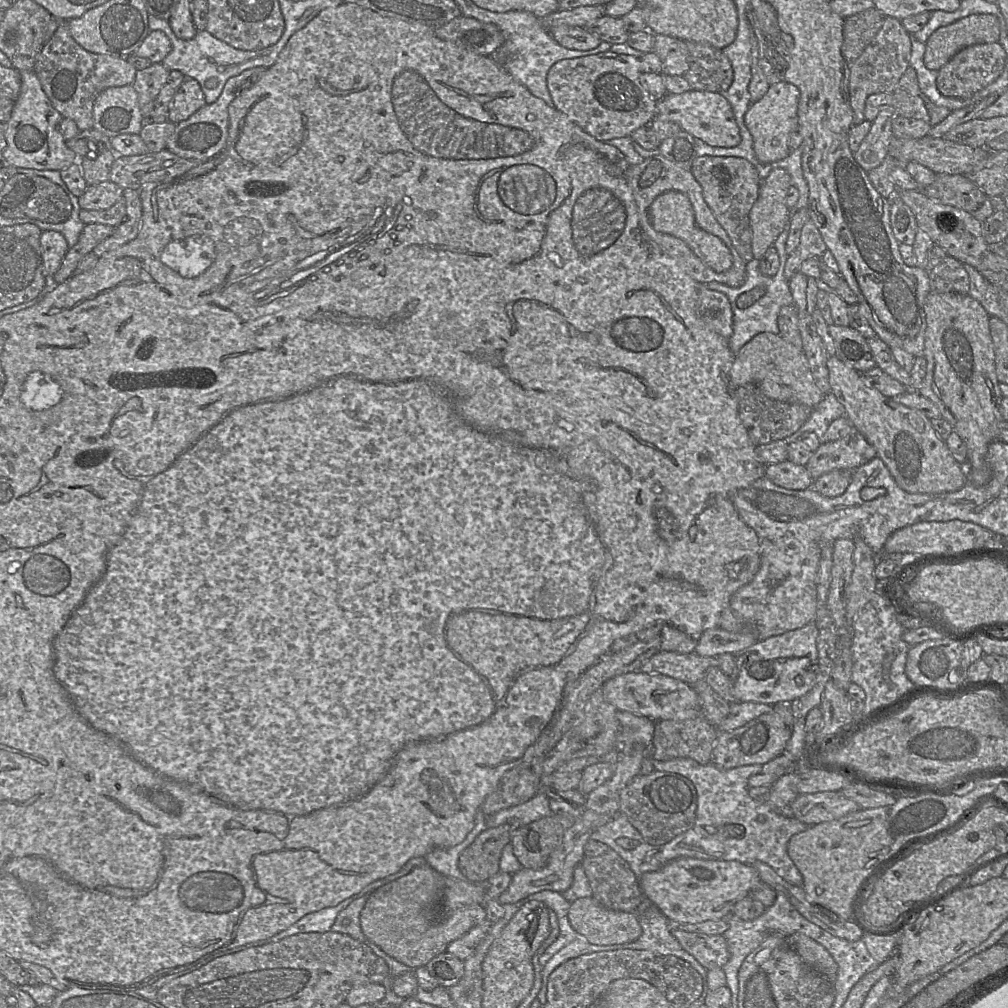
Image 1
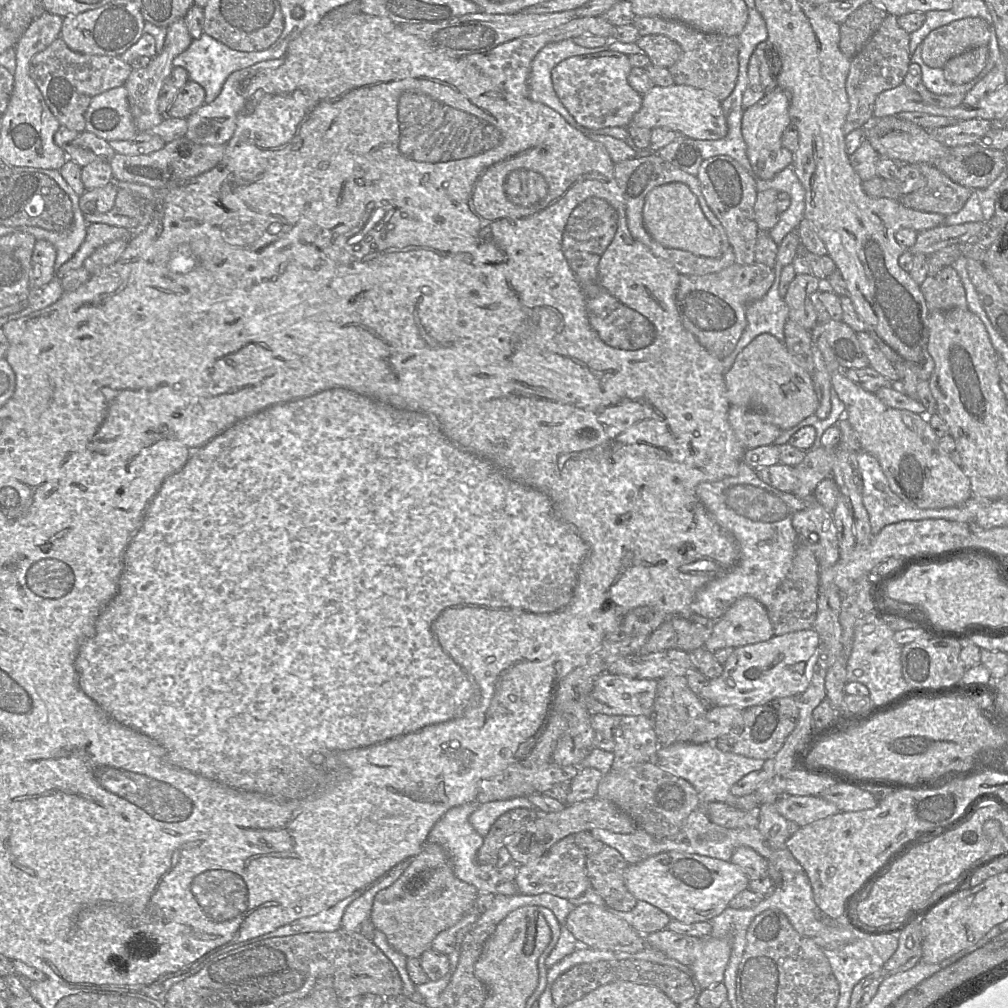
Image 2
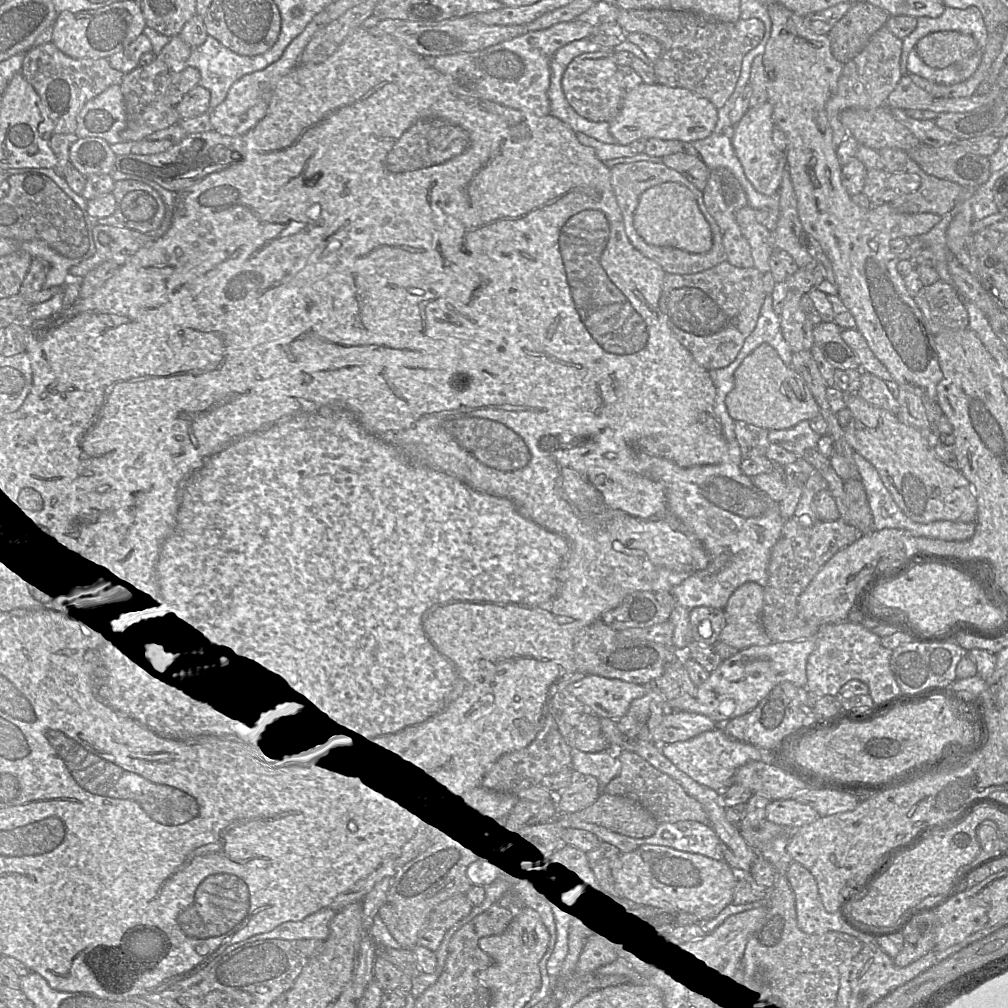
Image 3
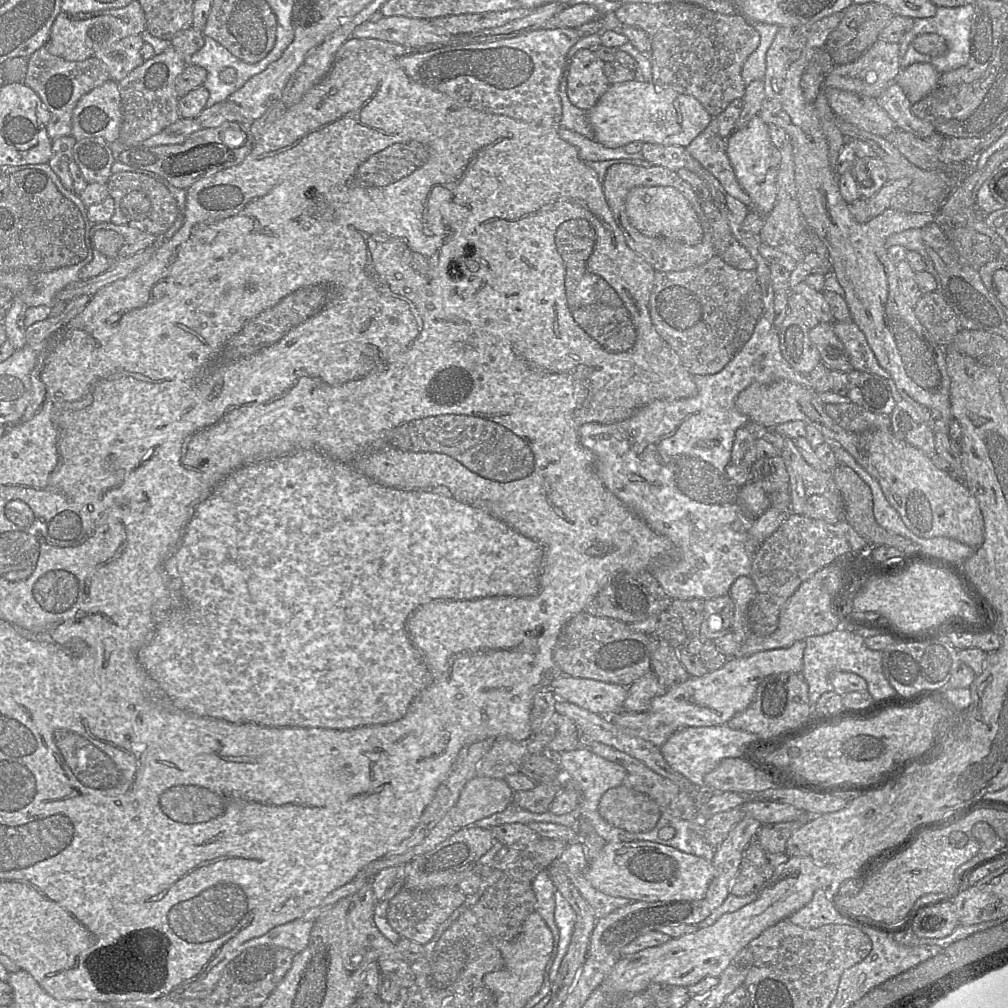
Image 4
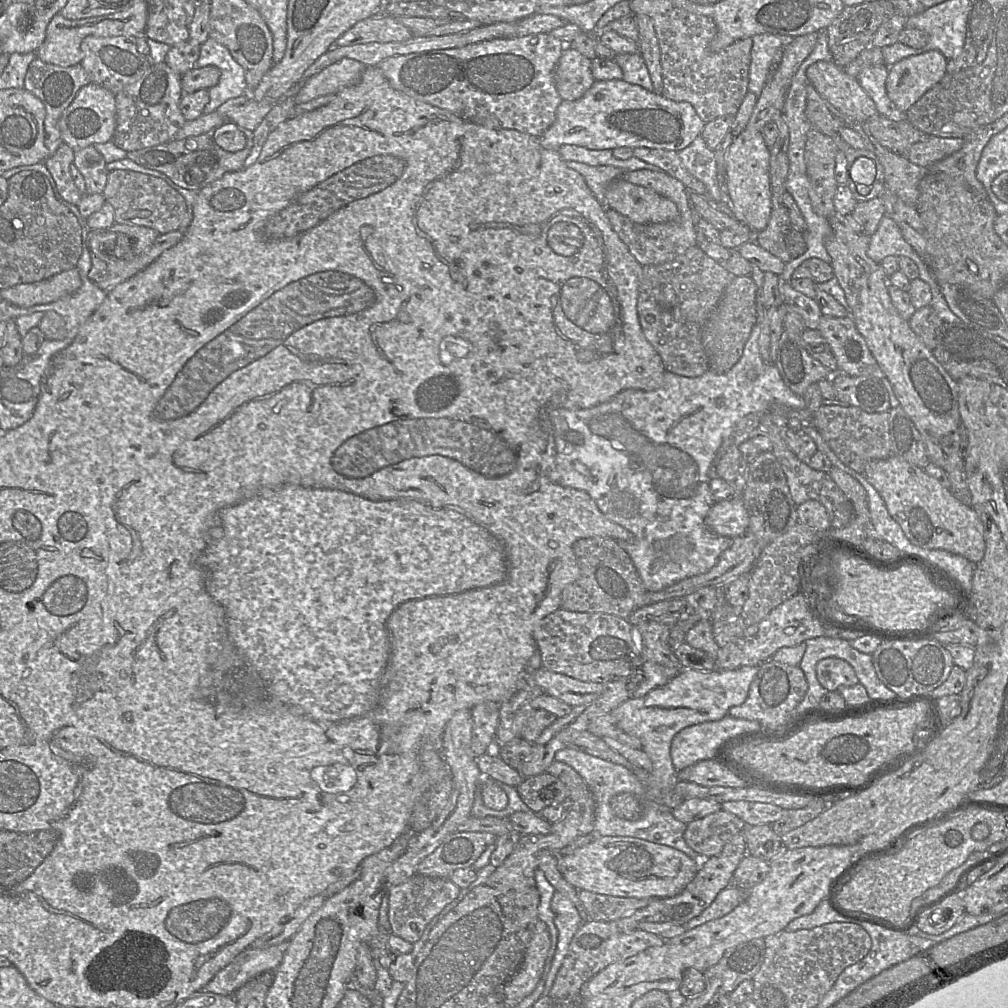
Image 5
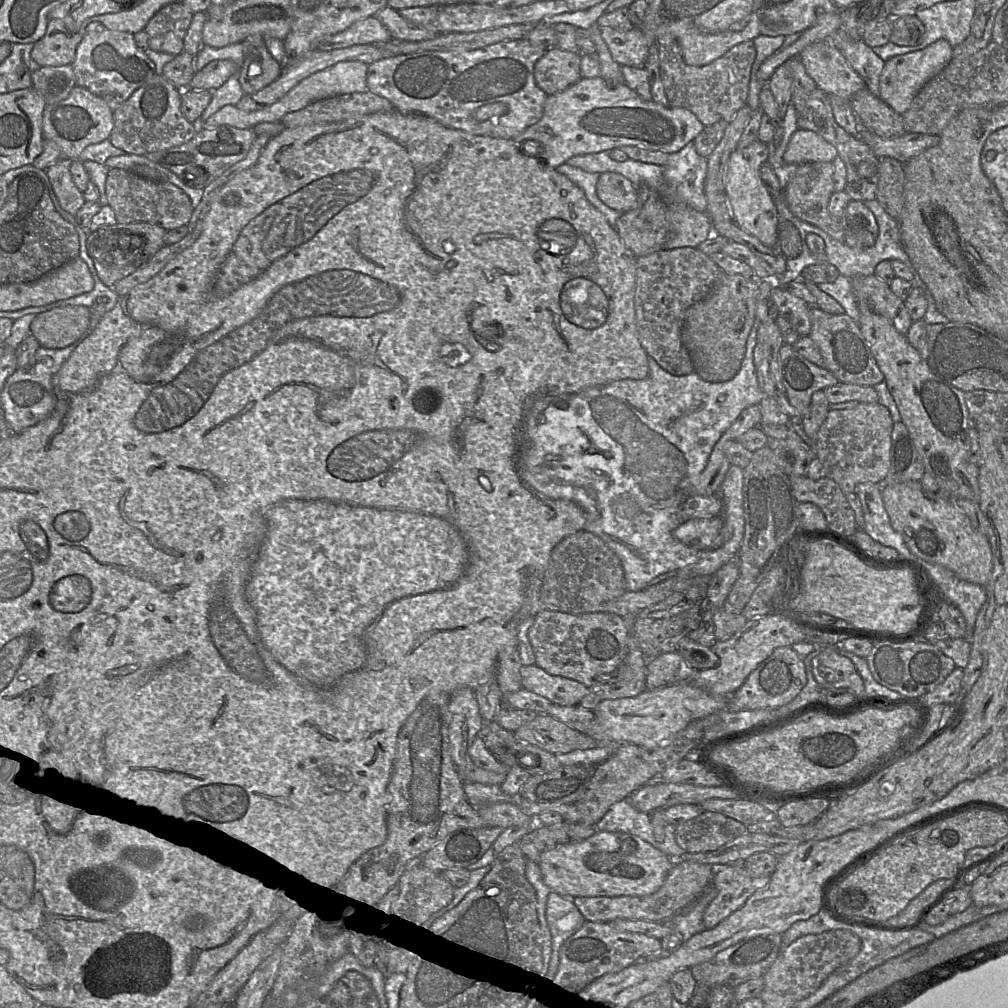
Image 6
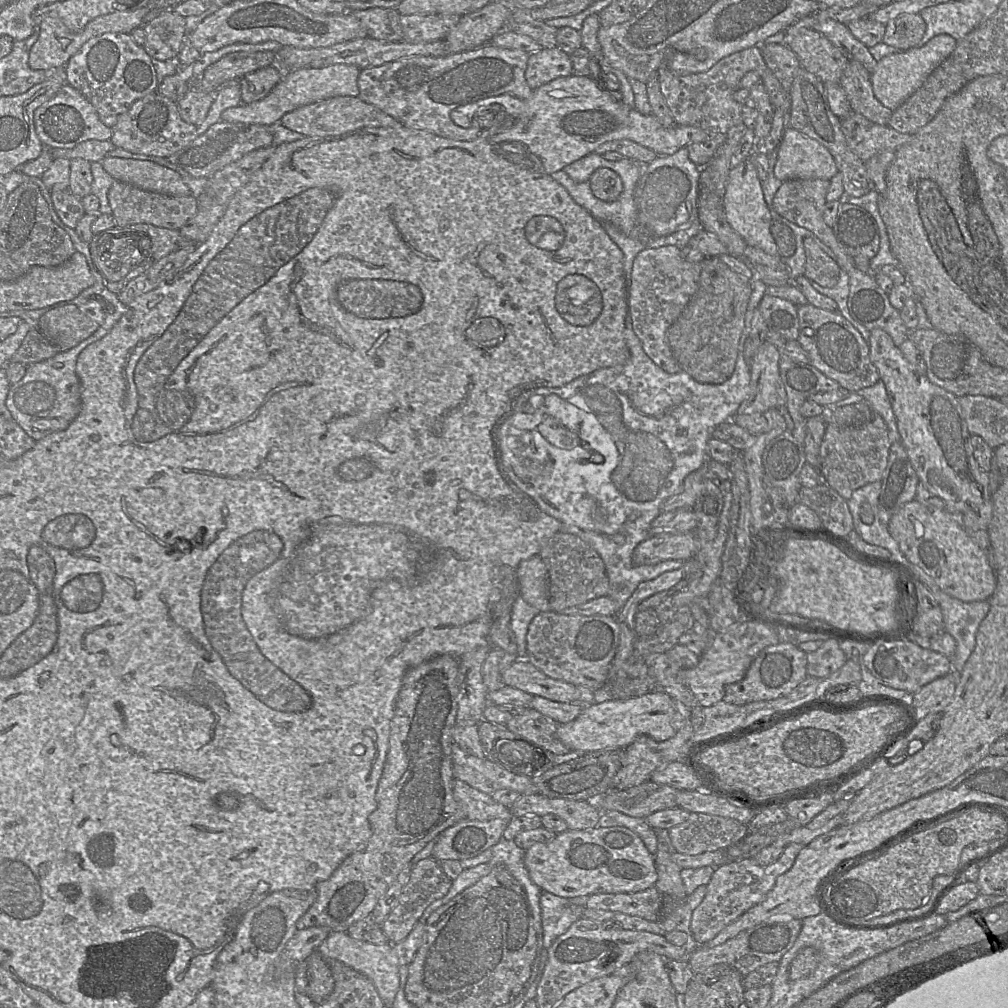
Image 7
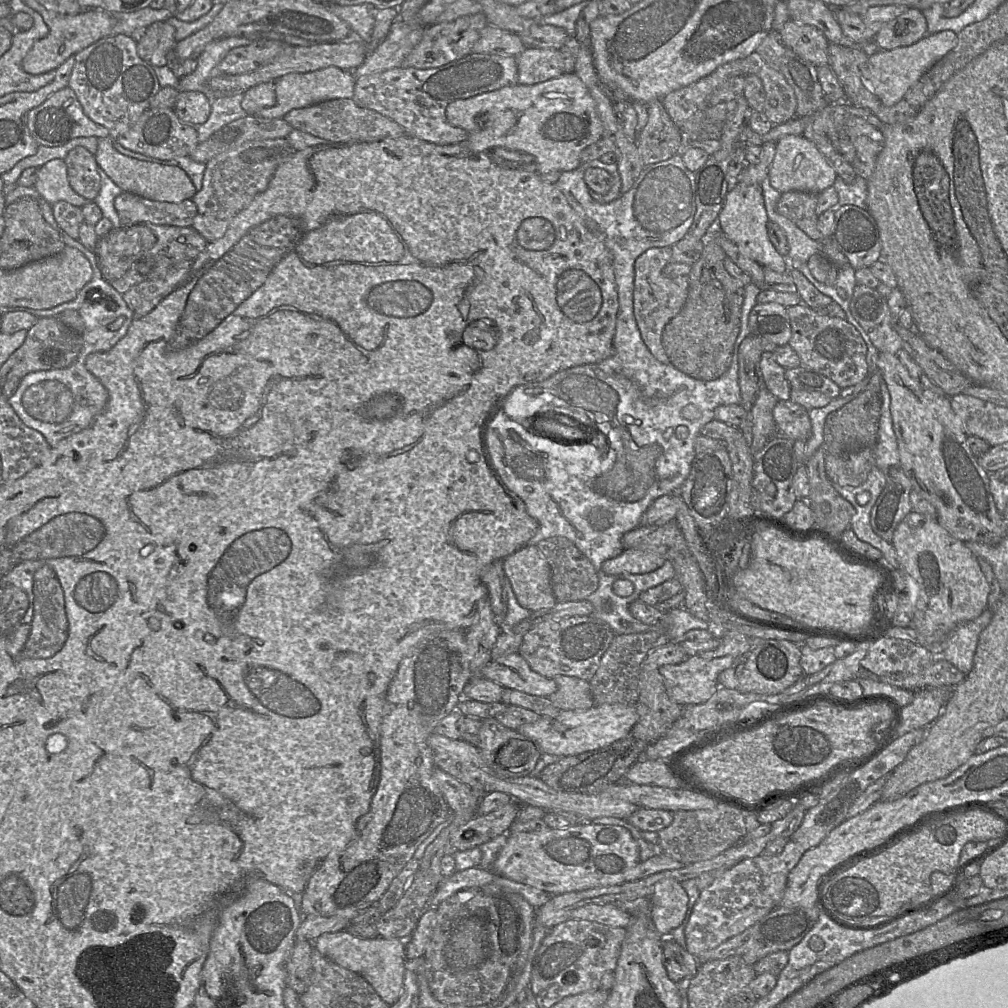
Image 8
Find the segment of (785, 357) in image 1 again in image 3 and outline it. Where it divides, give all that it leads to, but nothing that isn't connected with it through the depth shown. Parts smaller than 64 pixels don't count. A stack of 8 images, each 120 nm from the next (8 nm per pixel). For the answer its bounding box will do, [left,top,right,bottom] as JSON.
[725,343,819,430]

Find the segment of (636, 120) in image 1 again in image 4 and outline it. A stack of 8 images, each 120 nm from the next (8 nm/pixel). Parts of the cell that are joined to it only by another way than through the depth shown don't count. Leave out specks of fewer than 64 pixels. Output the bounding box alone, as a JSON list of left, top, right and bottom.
[566,49,608,112]

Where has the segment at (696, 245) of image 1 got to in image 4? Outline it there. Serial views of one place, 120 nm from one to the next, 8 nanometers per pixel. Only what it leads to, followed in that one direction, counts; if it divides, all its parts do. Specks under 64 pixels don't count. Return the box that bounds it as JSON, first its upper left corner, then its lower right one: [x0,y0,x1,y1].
[625,186,703,246]

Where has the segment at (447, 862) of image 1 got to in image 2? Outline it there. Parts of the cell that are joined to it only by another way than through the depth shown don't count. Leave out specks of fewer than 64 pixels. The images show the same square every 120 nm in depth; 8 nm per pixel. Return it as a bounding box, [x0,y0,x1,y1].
[427,802,519,895]

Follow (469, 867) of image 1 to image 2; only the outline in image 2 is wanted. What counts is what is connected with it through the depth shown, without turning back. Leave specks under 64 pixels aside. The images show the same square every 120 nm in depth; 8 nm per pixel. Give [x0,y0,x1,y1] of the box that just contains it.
[476,808,544,866]

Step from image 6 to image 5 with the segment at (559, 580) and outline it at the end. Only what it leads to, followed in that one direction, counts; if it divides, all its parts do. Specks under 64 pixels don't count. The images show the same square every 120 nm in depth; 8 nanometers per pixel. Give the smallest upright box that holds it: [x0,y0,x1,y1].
[561,536,647,619]

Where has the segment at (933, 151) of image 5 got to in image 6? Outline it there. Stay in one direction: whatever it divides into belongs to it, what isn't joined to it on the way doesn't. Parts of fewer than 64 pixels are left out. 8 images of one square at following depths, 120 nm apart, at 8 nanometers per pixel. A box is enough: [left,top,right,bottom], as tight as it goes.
[858,128,939,163]

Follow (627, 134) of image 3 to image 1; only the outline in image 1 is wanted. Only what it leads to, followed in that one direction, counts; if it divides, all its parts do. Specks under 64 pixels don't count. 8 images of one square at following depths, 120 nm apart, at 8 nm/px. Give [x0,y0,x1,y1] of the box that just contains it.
[657,89,741,148]

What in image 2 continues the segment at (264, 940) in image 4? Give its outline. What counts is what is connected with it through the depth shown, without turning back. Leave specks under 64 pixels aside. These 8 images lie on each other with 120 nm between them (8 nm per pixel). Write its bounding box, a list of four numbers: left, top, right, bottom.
[256,889,366,939]

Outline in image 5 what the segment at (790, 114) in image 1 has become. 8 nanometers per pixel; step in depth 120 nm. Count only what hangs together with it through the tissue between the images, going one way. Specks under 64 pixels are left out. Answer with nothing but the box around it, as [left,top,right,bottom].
[725,129,772,233]

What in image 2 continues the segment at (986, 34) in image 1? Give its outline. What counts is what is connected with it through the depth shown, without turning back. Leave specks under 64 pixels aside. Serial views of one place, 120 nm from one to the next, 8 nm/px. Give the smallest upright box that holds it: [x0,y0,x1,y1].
[920,17,992,68]

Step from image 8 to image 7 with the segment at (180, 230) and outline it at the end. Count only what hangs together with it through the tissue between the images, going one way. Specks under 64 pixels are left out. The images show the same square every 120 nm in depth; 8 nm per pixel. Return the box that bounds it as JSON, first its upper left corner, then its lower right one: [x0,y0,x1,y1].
[100,223,199,295]

